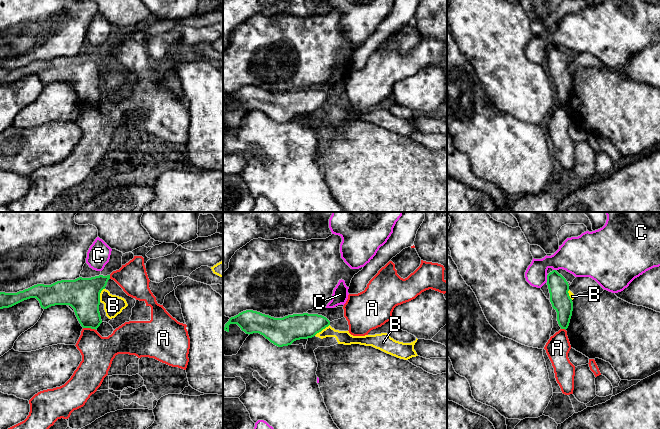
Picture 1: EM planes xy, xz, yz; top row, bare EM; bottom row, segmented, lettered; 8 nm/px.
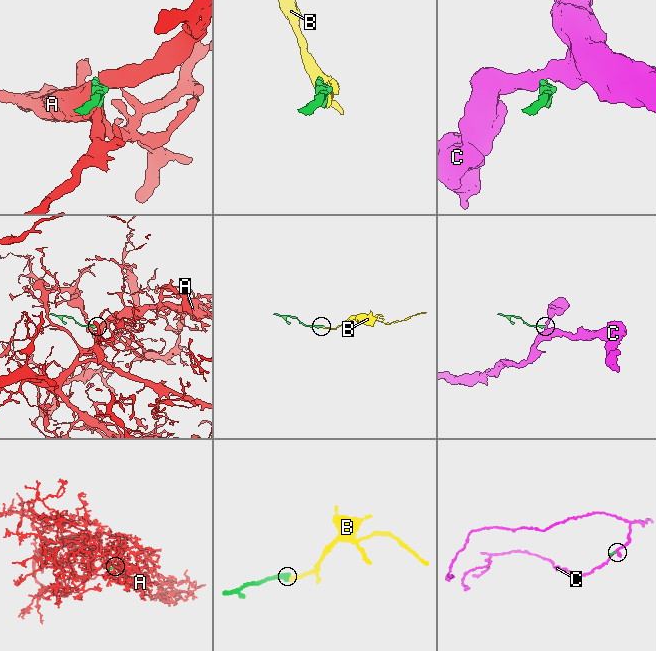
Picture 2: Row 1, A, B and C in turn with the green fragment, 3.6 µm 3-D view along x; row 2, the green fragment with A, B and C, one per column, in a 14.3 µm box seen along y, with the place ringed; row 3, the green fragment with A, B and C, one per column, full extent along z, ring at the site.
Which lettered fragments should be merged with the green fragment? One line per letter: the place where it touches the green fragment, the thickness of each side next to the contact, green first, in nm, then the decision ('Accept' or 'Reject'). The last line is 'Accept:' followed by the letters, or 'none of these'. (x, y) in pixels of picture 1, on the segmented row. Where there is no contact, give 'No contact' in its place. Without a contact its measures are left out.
A: Touches green at xy (89, 327). Thickness 260 nm (green) against 260 nm. Reject
B: Touches green at xz (321, 330). Thickness 220 nm (green) against 110 nm. Reject
C: Touches green at yz (547, 278). Thickness 160 nm (green) against 220 nm. Reject
Accept: none of these

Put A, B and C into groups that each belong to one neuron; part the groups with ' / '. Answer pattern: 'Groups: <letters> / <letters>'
Groups: A / B / C

